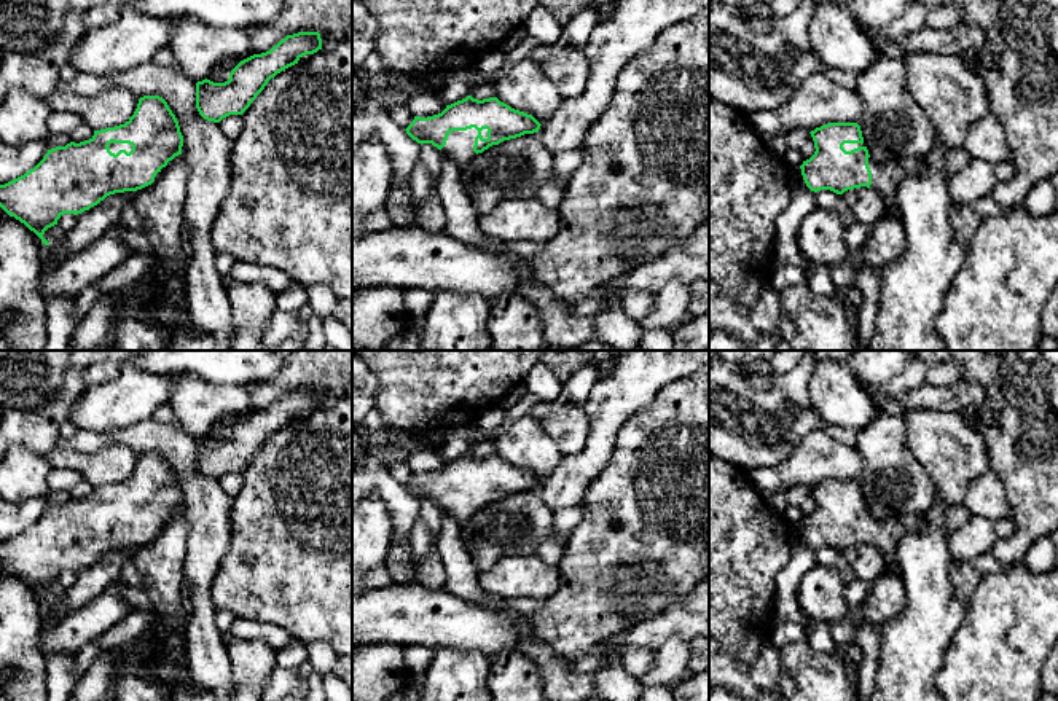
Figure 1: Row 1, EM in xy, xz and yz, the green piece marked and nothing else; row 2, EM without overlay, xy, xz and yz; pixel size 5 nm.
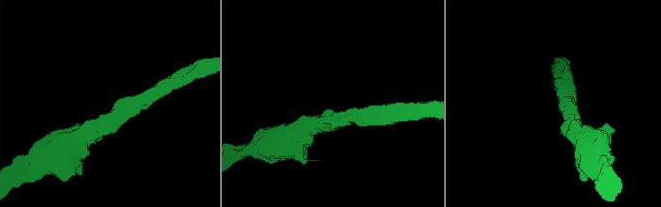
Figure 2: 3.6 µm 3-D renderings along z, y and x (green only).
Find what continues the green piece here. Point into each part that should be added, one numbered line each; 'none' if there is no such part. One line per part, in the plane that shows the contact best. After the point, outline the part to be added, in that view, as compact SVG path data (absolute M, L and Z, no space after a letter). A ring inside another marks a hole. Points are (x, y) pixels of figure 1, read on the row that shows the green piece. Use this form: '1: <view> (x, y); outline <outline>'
1: xz (459, 147); outline M475 127L467 131L453 131L448 135L446 145L440 150L443 156L449 158L460 172L460 180L468 180L467 169L476 153L473 151L475 137L478 131Z

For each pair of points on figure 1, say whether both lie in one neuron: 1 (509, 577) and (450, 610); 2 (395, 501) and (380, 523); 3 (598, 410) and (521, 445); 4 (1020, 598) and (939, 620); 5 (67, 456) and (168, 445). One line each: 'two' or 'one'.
1: two
2: two
3: two
4: two
5: two

